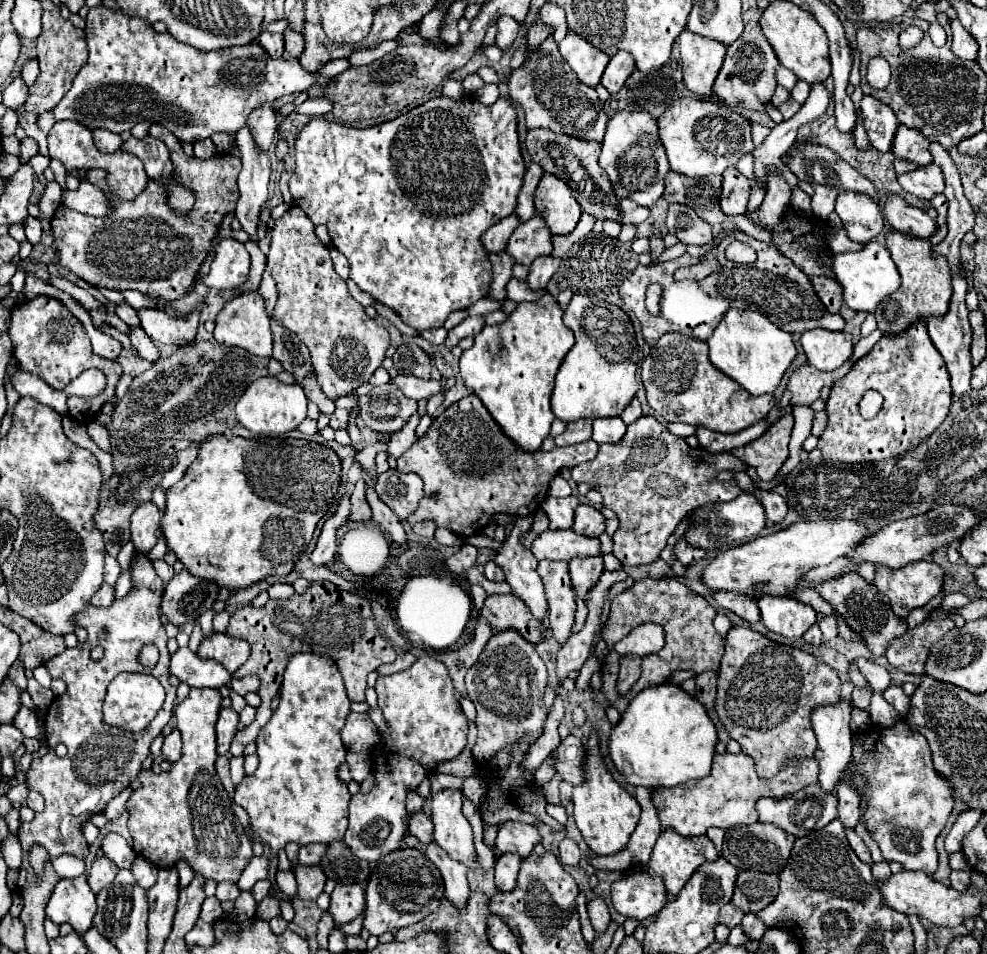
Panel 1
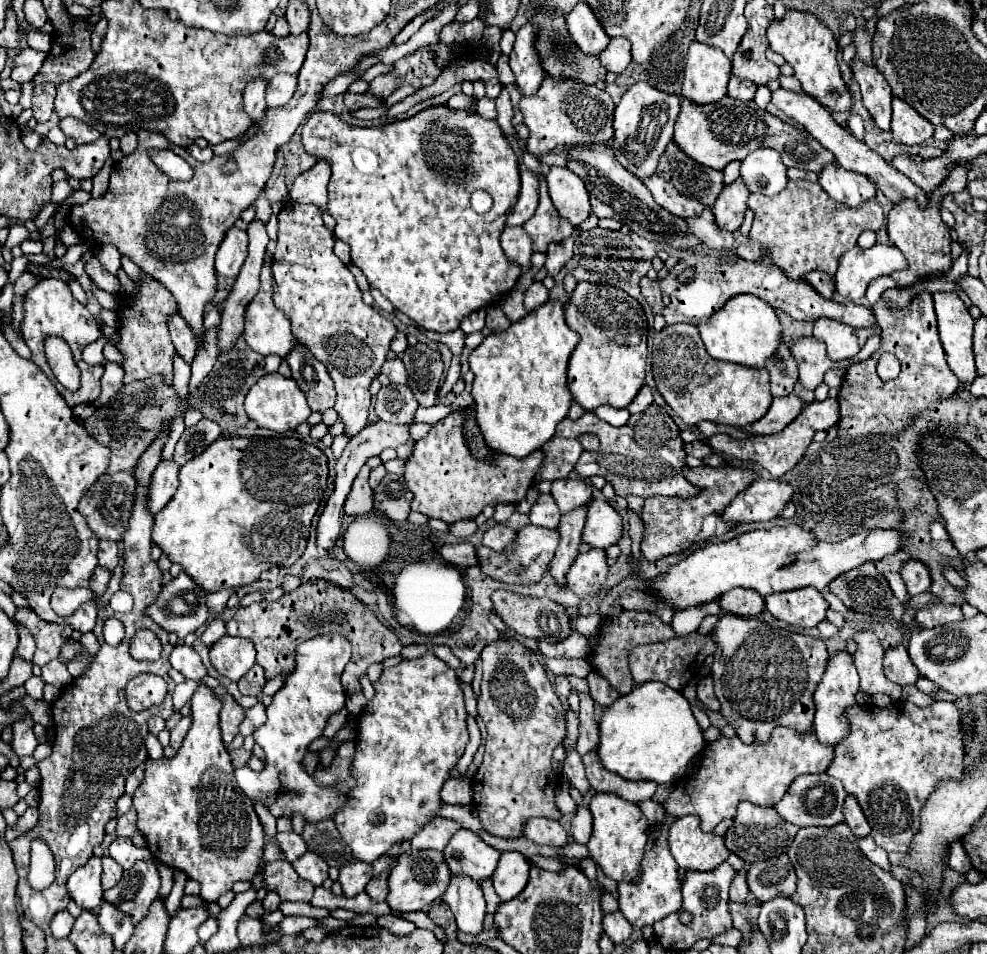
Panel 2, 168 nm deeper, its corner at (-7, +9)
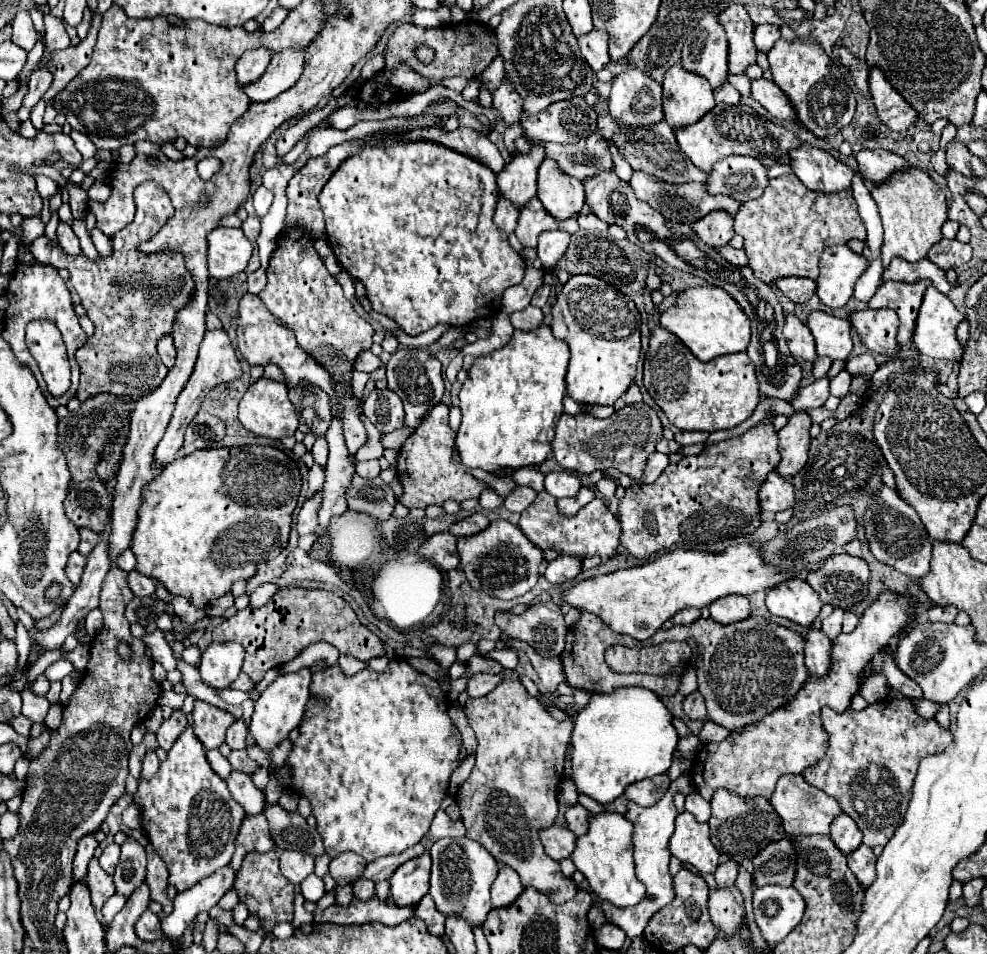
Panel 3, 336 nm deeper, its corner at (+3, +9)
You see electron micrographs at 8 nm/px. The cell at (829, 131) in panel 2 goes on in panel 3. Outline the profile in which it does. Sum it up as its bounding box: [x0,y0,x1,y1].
[752,78,798,124]

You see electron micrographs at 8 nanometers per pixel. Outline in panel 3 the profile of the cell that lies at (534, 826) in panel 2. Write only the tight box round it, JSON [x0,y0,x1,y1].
[538,826,576,860]

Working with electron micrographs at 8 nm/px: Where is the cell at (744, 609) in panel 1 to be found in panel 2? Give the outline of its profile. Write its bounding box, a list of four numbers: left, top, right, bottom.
[718,588,764,616]

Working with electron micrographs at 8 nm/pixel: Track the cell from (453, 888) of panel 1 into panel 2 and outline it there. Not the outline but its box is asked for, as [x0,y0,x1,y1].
[442,876,484,936]

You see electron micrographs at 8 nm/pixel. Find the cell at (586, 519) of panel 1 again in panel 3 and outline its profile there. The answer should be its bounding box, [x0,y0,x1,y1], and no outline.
[518,490,620,558]

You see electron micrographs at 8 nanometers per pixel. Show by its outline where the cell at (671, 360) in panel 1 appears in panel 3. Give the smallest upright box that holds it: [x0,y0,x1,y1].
[644,326,760,432]

